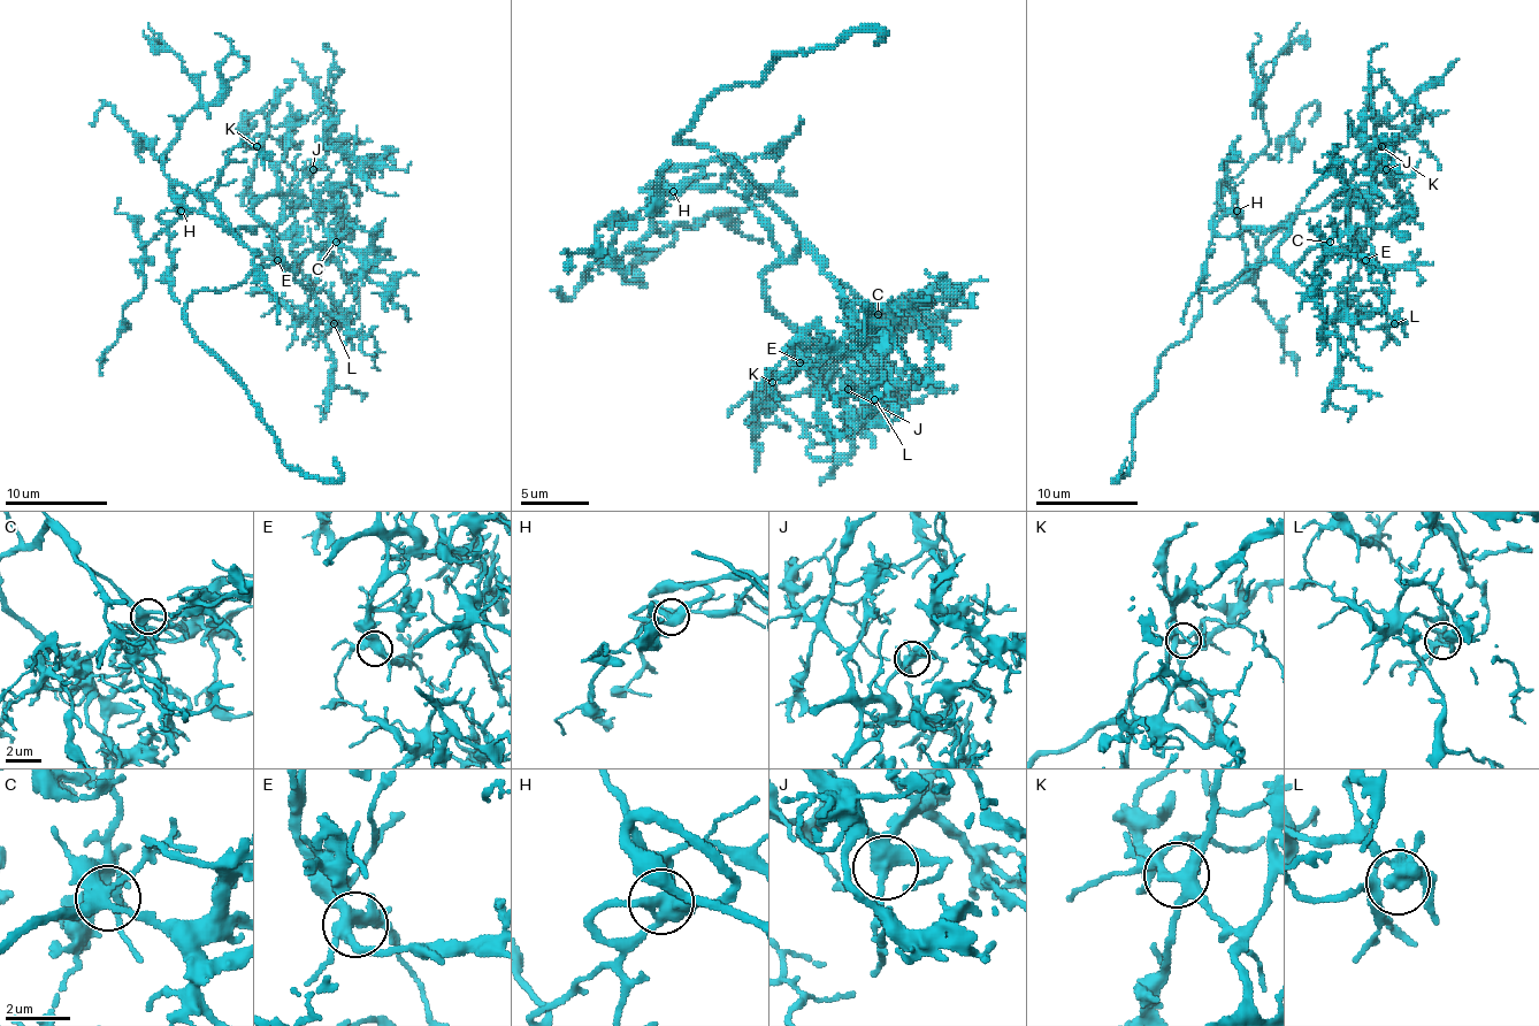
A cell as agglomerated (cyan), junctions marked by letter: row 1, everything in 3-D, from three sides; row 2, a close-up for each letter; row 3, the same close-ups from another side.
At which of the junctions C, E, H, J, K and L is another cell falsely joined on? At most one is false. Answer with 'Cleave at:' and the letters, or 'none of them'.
Cleave at: none of them

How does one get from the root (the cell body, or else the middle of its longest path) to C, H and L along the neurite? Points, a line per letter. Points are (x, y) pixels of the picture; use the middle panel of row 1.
C: (799, 236), (817, 263), (848, 283), (878, 314)
H: (799, 236), (786, 260), (749, 198), (739, 161), (718, 185), (674, 191)
L: (799, 236), (803, 246), (841, 293), (844, 318), (851, 328), (841, 352), (855, 355), (871, 372), (874, 399)

